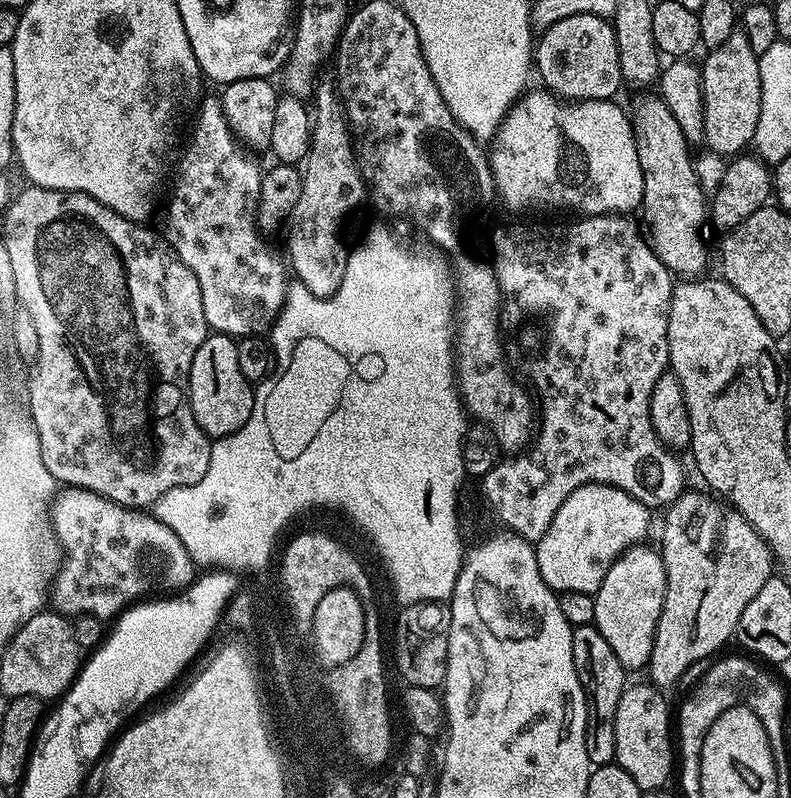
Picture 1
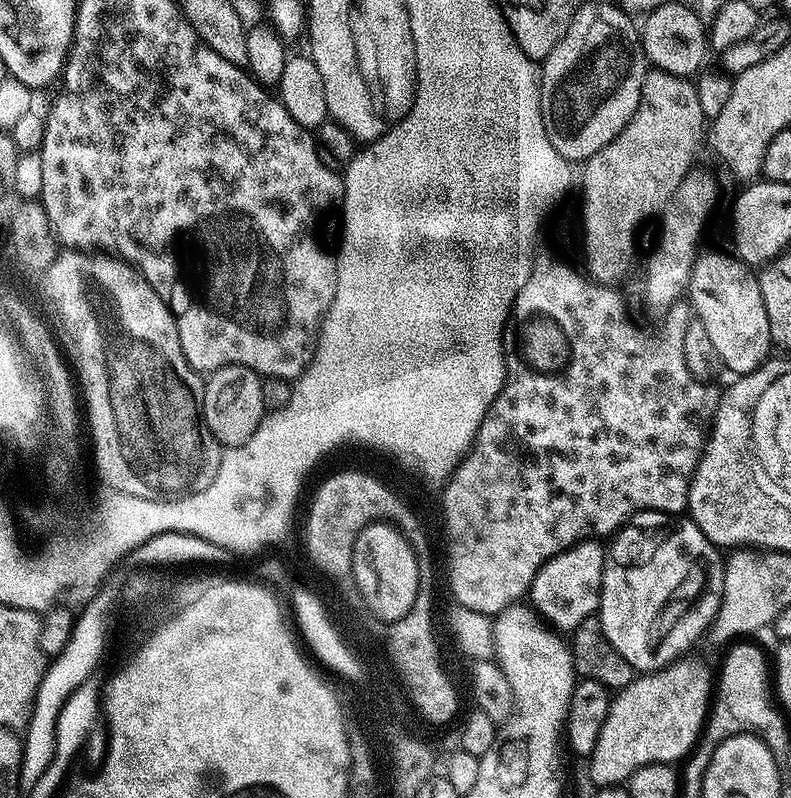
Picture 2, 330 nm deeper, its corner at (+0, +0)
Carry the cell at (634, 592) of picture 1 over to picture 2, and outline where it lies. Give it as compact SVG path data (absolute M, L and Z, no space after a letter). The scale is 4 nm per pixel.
M638 512L611 540L612 545L609 543L606 548L600 587L600 625L610 646L630 662L633 670L640 674L657 672L681 659L691 649L688 647L712 627L723 600L725 557L720 556L721 549L709 542L691 518L680 514Z

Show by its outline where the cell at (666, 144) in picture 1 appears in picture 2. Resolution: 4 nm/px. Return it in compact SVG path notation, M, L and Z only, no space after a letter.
M704 252L697 255L692 263L692 277L686 289L687 299L690 301L691 311L695 319L706 326L714 346L718 349L721 365L728 368L737 377L747 377L747 372L752 372L768 356L768 351L773 351L774 345L770 338L770 322L766 319L766 306L762 306L762 290L757 273L745 264L739 256L724 252Z

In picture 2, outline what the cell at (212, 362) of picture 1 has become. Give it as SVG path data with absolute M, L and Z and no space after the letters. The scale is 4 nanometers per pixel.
M227 364L207 377L204 386L204 424L224 448L237 448L258 430L266 415L262 402L261 377L241 364Z

